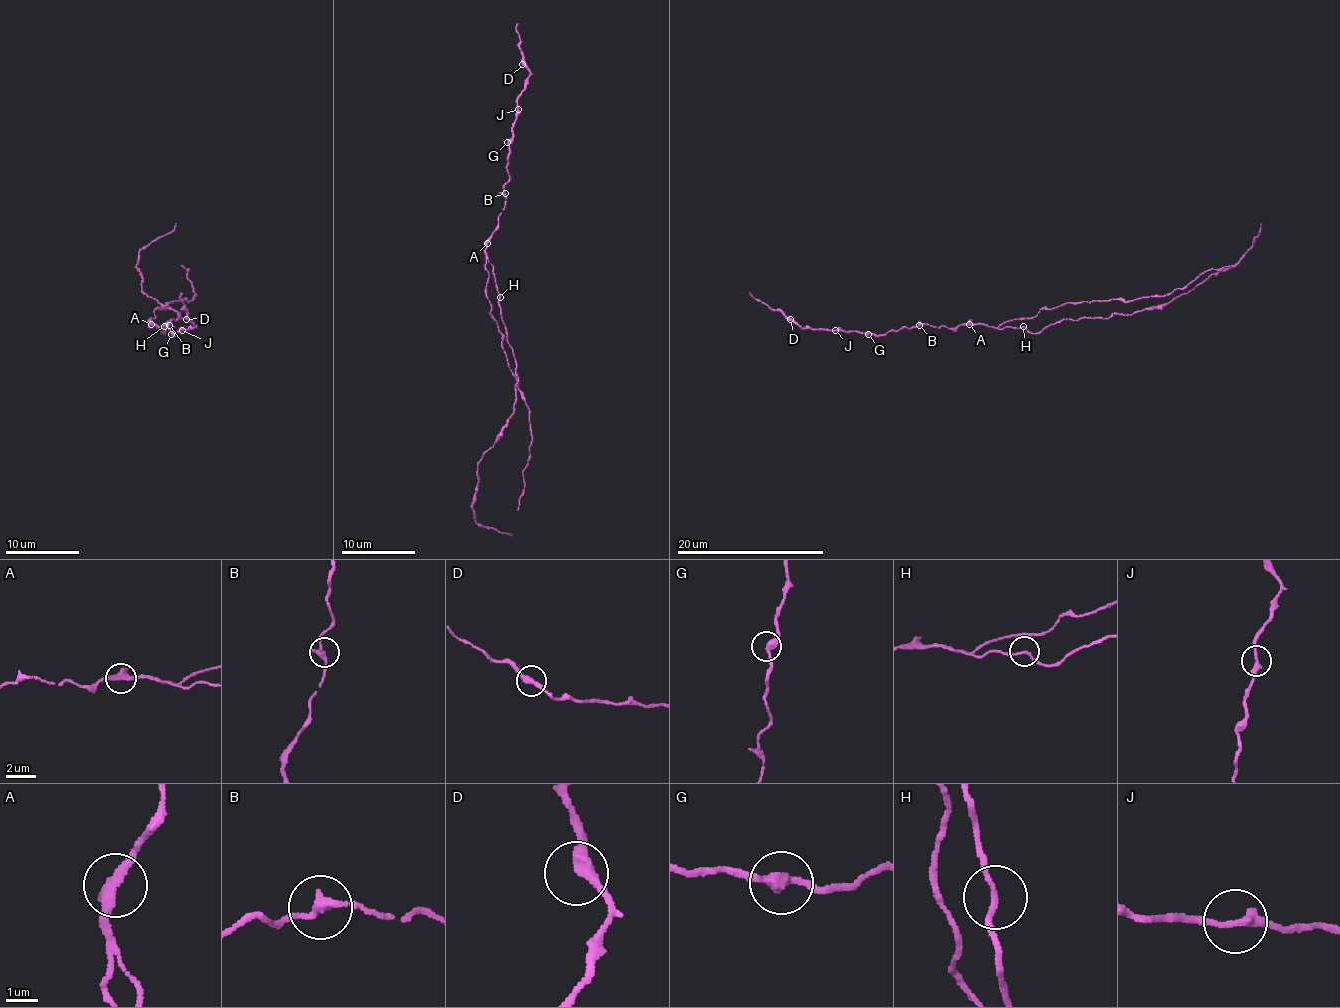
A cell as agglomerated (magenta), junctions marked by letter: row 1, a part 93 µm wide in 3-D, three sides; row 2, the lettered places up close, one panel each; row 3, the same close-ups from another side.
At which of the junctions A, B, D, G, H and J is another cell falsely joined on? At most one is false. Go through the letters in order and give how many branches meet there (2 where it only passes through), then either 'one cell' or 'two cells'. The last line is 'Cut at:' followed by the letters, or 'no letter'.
A: branches 2; two cells
B: branches 2; one cell
D: branches 2; one cell
G: branches 2; one cell
H: branches 2; one cell
J: branches 2; one cell
Cut at: A

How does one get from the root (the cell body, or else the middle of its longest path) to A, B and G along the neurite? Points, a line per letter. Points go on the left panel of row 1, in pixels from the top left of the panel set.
A: (164, 326), (156, 328), (151, 325)
B: (164, 326), (156, 328), (149, 325), (158, 328), (169, 325)
G: (164, 326), (156, 328), (149, 325), (158, 328), (169, 325), (169, 328), (173, 326), (173, 336), (171, 334)

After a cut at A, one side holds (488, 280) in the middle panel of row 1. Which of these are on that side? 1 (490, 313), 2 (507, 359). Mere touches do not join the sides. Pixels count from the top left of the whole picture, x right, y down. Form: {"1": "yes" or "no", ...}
{"1": "yes", "2": "yes"}

